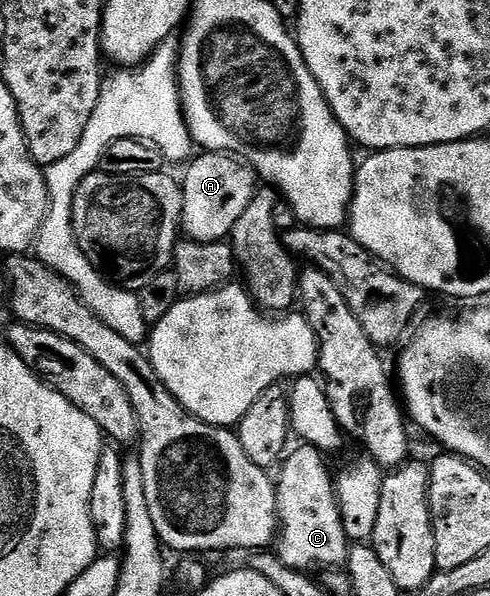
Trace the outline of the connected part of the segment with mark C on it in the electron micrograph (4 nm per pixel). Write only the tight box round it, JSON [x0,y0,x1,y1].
[276,446,348,570]

